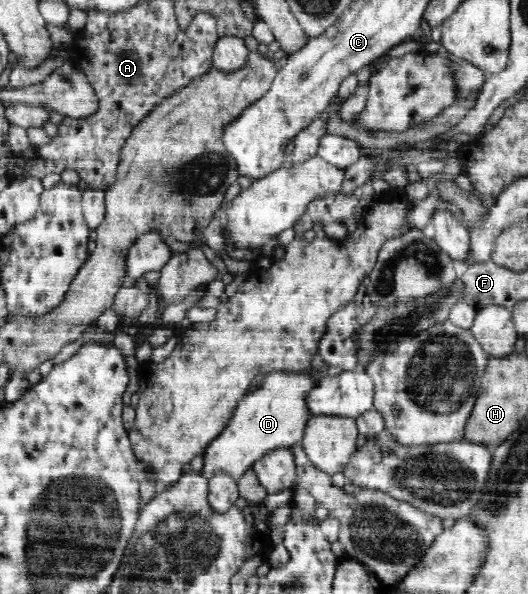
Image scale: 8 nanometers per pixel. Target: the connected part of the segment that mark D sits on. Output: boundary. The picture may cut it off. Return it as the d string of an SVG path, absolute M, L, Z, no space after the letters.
M278 370L260 378L259 387L239 399L224 432L209 445L199 475L209 481L218 472L227 472L231 478L239 480L269 452L301 443L305 426L313 416L308 409L307 395L318 385L305 372Z

